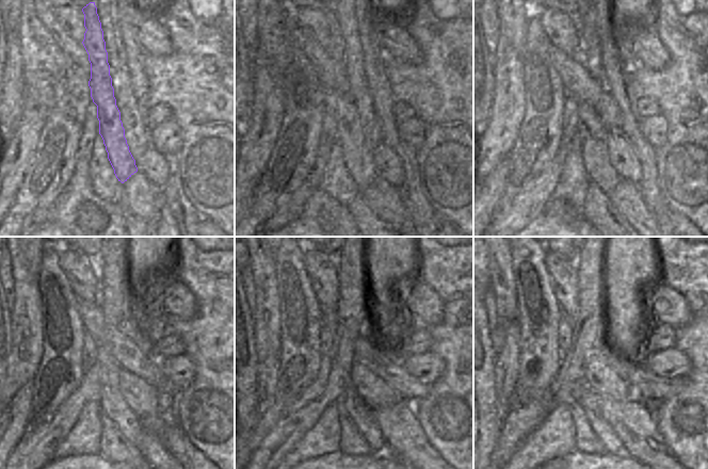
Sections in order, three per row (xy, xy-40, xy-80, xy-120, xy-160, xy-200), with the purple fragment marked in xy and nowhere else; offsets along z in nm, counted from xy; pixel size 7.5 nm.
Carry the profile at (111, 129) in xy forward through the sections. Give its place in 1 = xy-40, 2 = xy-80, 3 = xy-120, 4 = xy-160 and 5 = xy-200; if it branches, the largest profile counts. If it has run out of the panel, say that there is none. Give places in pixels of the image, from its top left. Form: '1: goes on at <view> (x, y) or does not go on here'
1: goes on at xy-40 (357, 156)
2: goes on at xy-80 (593, 135)
3: goes on at xy-120 (113, 405)
4: goes on at xy-160 (363, 417)
5: goes on at xy-200 (612, 445)

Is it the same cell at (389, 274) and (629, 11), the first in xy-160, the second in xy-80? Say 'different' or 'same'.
same

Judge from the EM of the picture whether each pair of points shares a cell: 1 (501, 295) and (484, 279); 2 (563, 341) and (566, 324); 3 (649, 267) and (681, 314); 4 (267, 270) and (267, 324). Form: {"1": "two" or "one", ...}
{"1": "two", "2": "one", "3": "two", "4": "one"}

